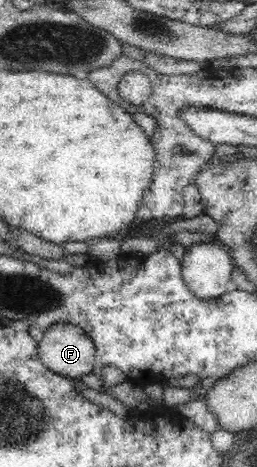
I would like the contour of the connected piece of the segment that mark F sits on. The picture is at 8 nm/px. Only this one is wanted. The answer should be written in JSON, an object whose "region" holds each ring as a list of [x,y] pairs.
{"region":[[[58,323],[43,333],[37,355],[50,371],[81,379],[93,371],[97,350],[82,327]]]}

